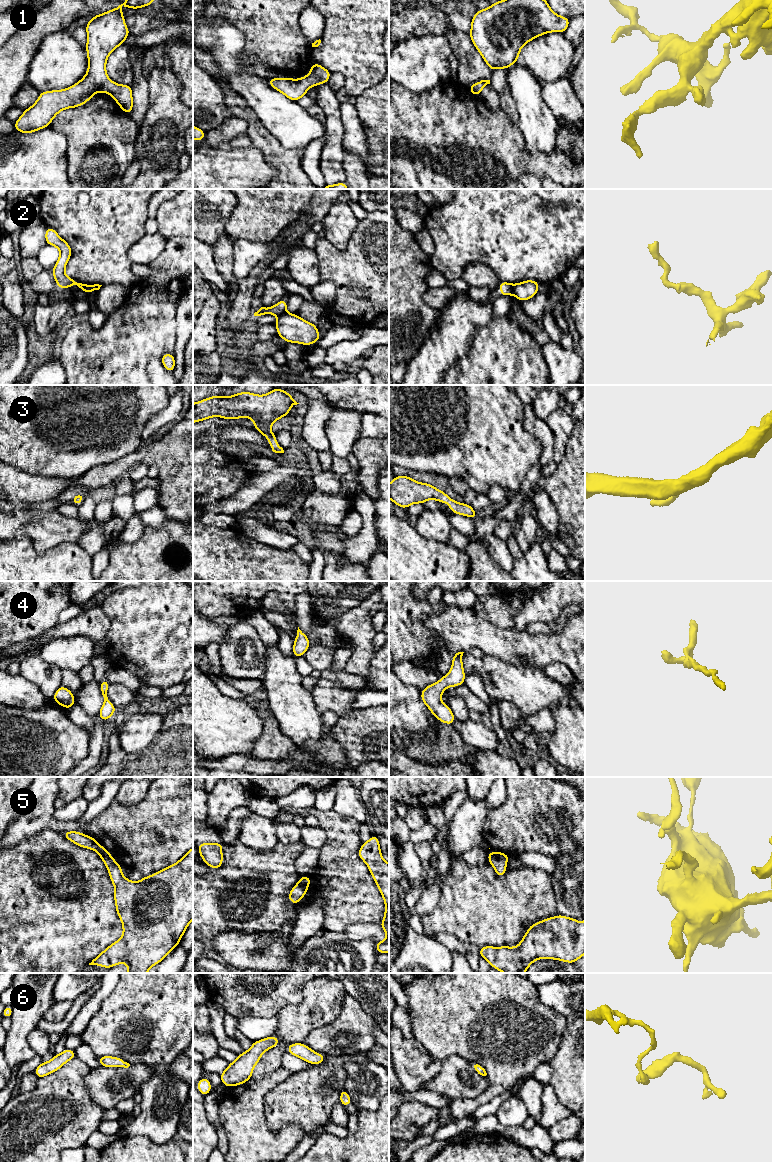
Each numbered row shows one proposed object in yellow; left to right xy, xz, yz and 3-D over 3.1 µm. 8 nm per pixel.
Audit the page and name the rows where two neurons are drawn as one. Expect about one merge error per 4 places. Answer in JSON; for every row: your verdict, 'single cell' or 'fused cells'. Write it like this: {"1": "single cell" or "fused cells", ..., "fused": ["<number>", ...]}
{"1": "single cell", "2": "fused cells", "3": "single cell", "4": "single cell", "5": "single cell", "6": "single cell", "fused": ["2"]}

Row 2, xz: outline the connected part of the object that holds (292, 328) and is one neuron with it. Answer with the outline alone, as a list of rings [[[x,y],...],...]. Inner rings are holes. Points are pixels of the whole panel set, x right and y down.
[[[284,313],[280,315],[275,323],[277,335],[283,338],[286,343],[293,342],[302,345],[316,343],[322,337],[318,328],[296,314]]]

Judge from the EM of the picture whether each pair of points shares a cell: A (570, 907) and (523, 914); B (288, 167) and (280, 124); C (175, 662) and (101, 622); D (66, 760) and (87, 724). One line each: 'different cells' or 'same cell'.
A: different cells
B: different cells
C: different cells
D: different cells

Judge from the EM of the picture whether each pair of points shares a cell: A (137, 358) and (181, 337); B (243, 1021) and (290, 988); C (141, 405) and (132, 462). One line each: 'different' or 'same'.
A: different
B: different
C: different

